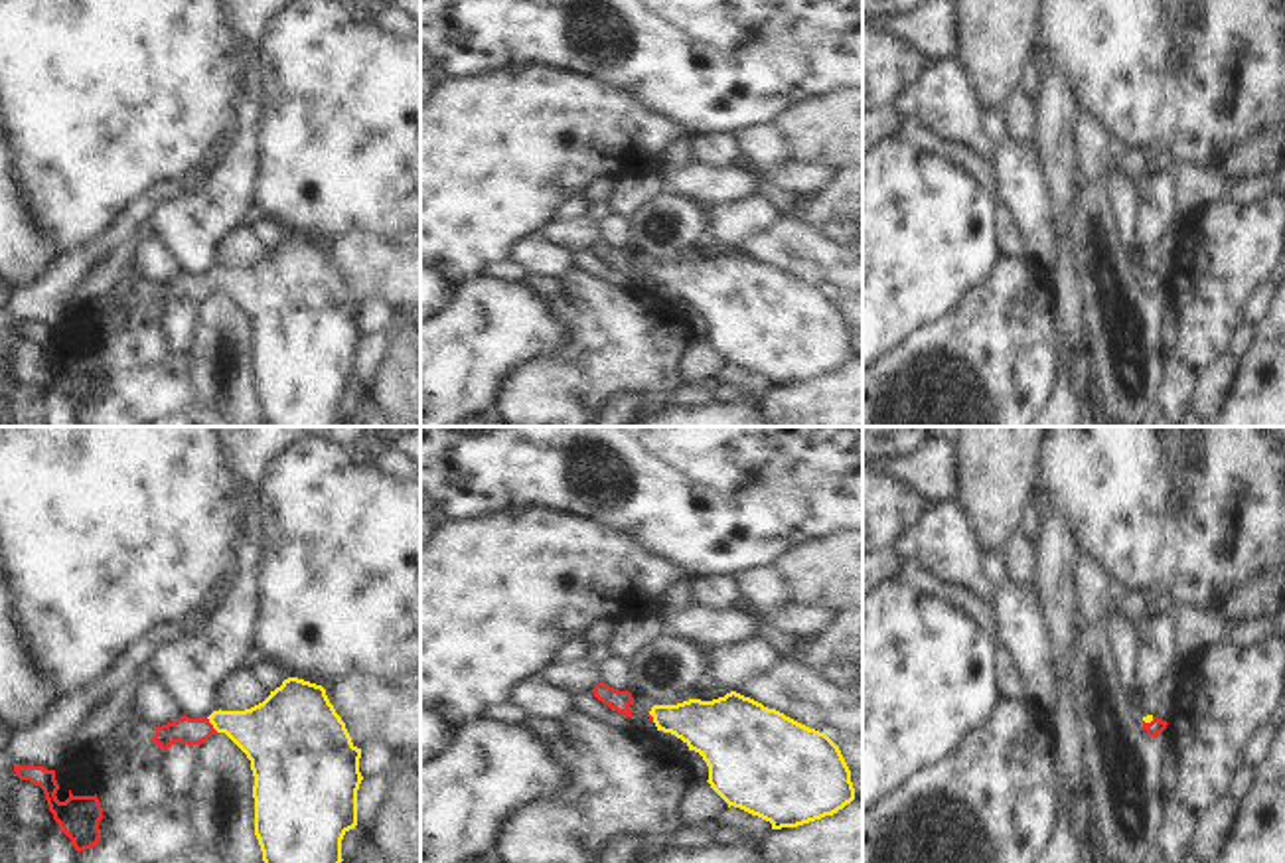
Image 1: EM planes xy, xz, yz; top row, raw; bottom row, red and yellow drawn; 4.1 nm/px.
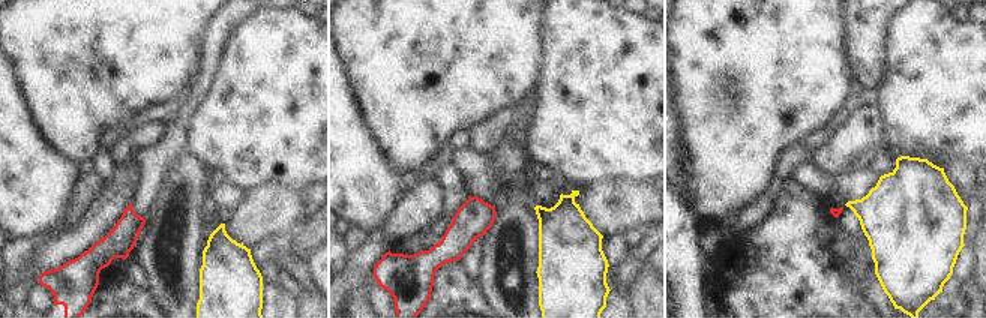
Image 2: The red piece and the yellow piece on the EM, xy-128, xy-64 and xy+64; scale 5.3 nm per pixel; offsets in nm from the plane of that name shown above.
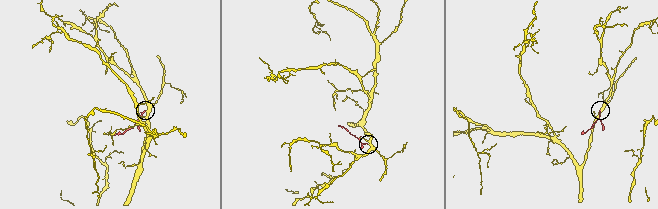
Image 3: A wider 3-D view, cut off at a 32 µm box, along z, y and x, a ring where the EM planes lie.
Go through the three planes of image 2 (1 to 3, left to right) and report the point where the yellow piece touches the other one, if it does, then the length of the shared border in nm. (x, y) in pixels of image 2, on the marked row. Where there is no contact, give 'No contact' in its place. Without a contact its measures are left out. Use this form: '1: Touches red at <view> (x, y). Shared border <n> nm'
1: No contact
2: No contact
3: No contact.

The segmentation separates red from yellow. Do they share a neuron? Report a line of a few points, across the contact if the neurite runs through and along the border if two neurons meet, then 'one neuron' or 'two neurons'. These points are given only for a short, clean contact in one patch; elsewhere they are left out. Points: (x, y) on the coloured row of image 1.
line xy (188, 731), (212, 725), (239, 725), (271, 733); one neuron

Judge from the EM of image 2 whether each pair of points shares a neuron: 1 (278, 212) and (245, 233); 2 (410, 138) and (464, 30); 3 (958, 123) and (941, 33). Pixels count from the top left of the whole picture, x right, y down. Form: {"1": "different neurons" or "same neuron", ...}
{"1": "same neuron", "2": "same neuron", "3": "same neuron"}

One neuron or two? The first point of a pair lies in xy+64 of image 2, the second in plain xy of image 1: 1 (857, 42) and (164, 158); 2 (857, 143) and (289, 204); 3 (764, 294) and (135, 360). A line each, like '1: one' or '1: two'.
1: two
2: two
3: one

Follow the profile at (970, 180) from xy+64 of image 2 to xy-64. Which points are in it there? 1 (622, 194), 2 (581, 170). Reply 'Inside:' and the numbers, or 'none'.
Inside: 1

